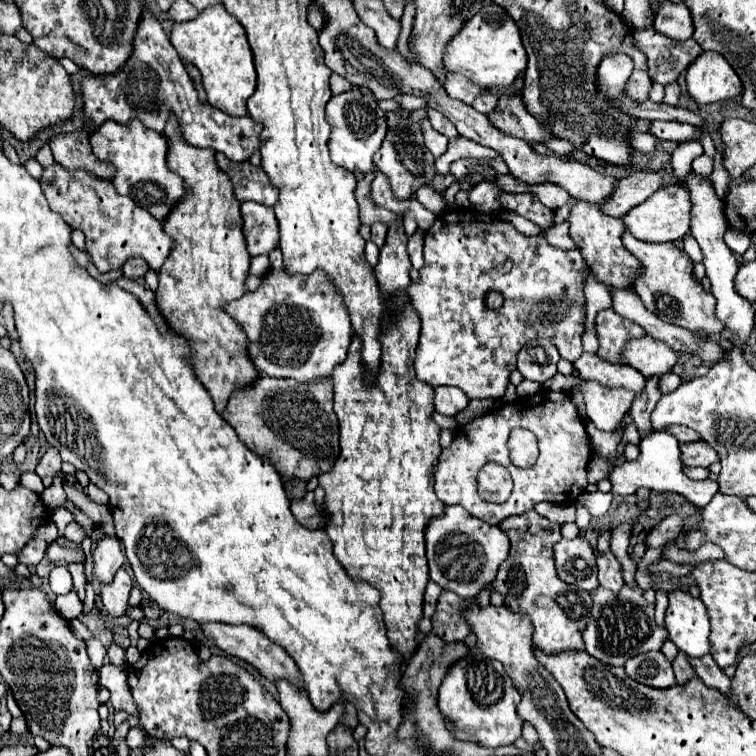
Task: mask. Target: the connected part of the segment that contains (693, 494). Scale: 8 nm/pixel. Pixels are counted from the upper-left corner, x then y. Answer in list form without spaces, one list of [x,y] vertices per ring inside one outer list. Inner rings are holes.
[[[648,434],[640,442],[640,454],[632,462],[624,462],[620,466],[614,466],[610,472],[610,482],[612,482],[612,494],[618,496],[630,496],[636,494],[640,488],[656,490],[656,492],[676,492],[690,500],[692,504],[704,508],[708,506],[710,498],[718,492],[718,482],[714,480],[702,480],[694,482],[682,472],[682,462],[680,462],[680,450],[678,450],[678,440],[672,434]]]

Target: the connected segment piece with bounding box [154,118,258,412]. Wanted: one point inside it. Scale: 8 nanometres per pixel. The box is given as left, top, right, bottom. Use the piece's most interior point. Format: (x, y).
(208, 265)

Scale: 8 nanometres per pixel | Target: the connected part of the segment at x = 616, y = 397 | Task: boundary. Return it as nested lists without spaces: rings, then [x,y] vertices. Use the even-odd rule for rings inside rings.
[[[584,380],[580,384],[586,404],[588,418],[596,424],[598,430],[612,432],[630,410],[634,392],[628,388],[608,388],[594,380]]]

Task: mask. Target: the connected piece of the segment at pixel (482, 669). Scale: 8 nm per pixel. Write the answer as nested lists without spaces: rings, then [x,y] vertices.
[[[470,650],[460,662],[454,662],[440,684],[438,708],[448,716],[460,730],[478,736],[482,746],[504,746],[514,744],[522,734],[524,720],[518,716],[516,708],[520,704],[520,694],[512,686],[504,666],[492,658],[484,658],[478,650]]]

